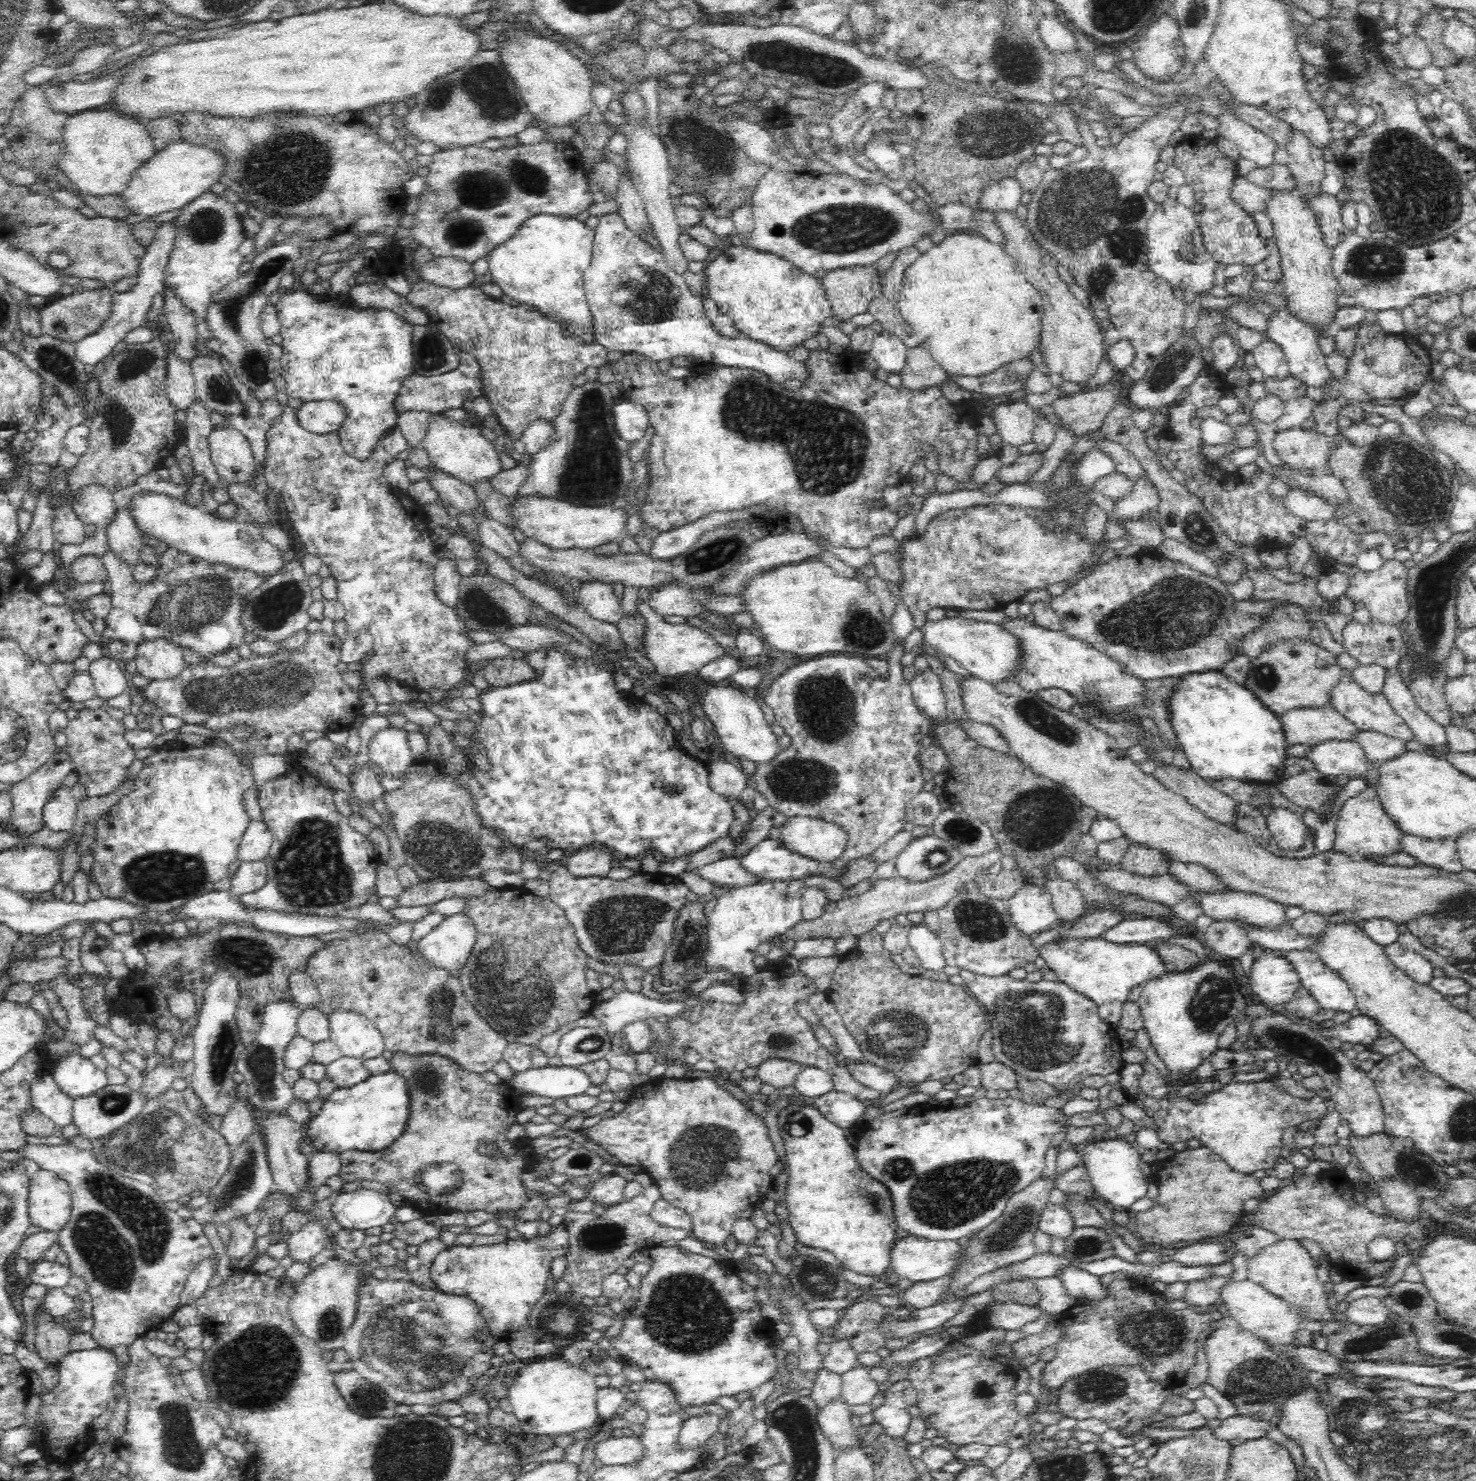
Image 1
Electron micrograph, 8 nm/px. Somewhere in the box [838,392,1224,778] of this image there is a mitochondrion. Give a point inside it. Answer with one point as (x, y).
(1031, 711)

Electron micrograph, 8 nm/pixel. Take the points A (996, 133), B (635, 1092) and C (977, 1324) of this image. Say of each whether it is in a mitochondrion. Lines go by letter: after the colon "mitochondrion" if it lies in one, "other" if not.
A: mitochondrion
B: other
C: other

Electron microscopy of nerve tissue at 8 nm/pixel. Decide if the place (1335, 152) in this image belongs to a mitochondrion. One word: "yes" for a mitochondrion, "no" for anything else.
no

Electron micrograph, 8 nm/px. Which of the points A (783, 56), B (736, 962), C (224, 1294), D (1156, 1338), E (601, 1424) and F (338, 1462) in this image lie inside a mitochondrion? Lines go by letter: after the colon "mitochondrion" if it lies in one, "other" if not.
A: mitochondrion
B: other
C: other
D: mitochondrion
E: other
F: other

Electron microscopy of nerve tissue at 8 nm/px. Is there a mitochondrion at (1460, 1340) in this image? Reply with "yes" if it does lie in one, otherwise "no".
yes

